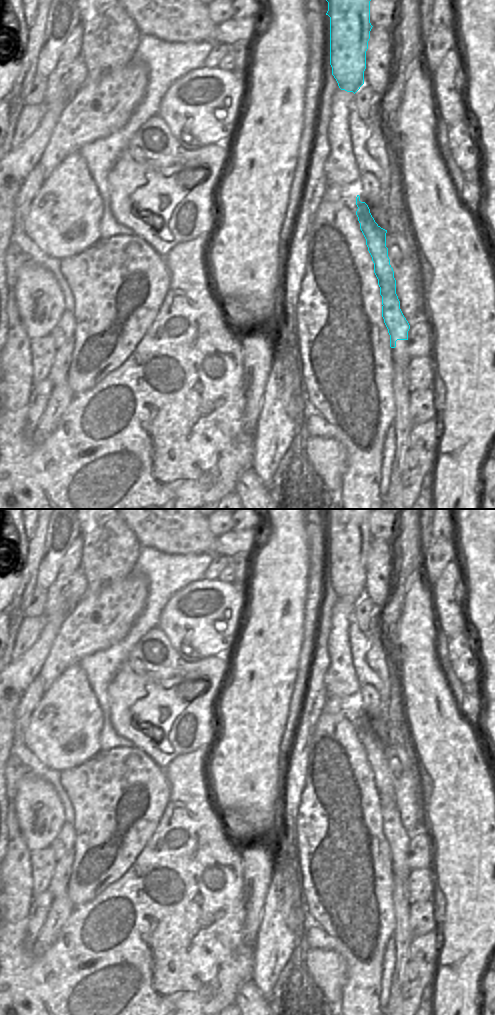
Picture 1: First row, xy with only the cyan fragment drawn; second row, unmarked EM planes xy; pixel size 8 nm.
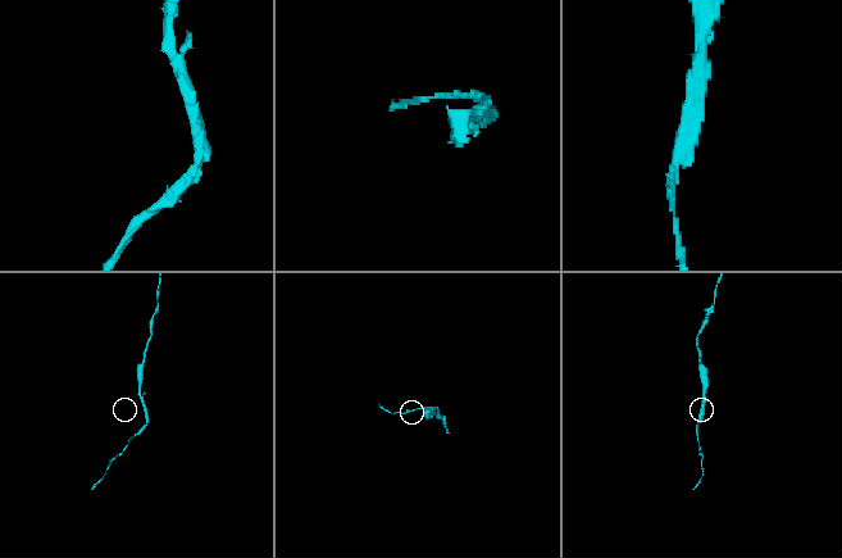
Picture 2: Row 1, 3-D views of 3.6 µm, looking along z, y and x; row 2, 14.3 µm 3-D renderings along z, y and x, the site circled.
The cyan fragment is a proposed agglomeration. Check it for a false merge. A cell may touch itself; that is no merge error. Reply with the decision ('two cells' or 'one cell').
two cells

